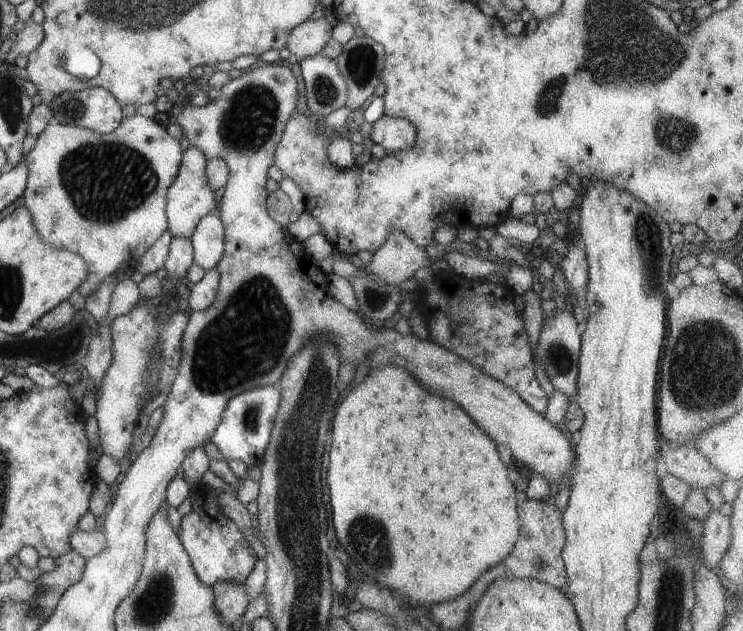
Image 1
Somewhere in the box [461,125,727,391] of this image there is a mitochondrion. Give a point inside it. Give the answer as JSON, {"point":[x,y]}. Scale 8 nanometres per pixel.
{"point":[646,237]}

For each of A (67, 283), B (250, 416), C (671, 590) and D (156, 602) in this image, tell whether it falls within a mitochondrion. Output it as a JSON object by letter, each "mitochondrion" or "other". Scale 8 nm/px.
{"A":"other","B":"mitochondrion","C":"mitochondrion","D":"mitochondrion"}

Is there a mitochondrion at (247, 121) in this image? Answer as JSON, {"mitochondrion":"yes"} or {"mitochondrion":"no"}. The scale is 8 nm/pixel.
{"mitochondrion":"yes"}

